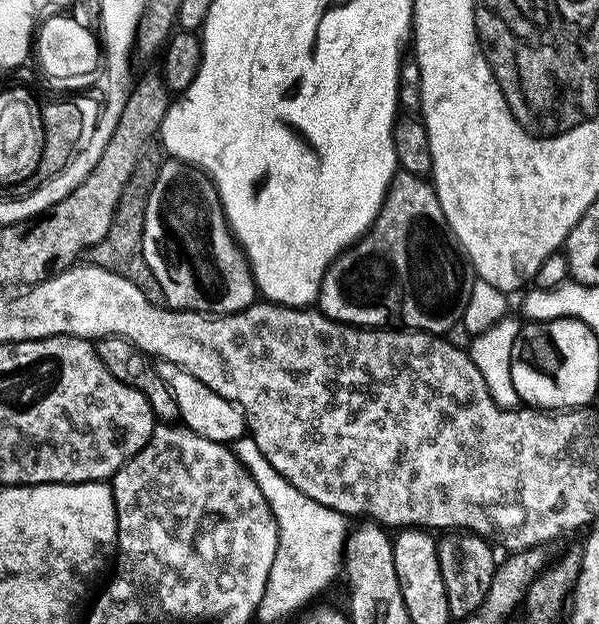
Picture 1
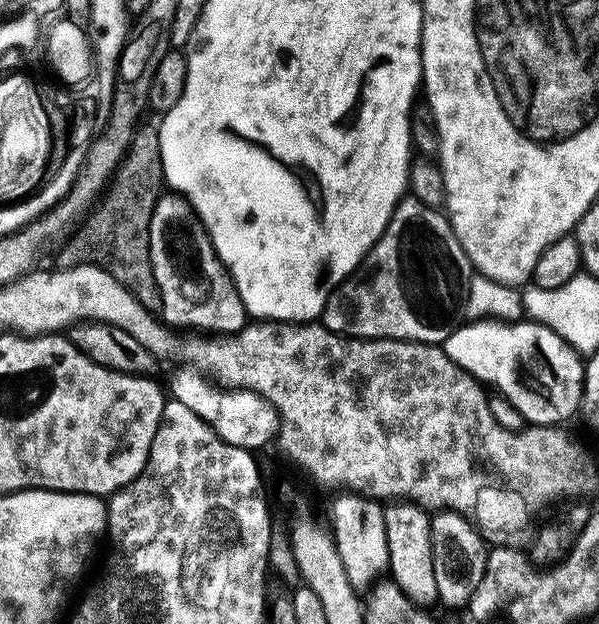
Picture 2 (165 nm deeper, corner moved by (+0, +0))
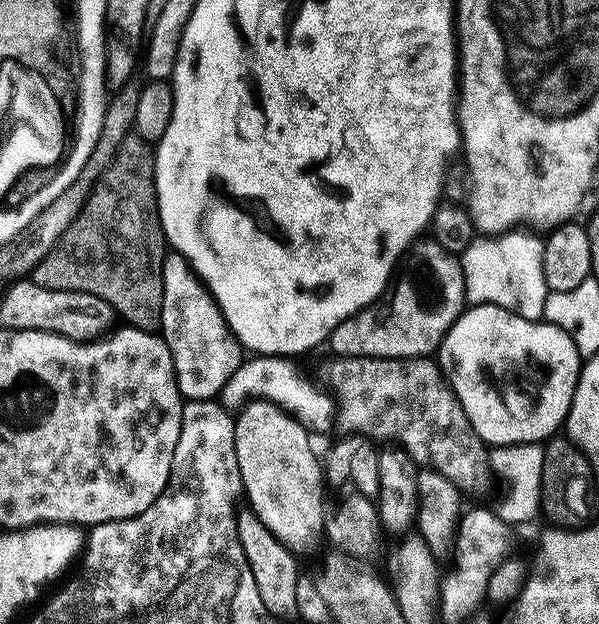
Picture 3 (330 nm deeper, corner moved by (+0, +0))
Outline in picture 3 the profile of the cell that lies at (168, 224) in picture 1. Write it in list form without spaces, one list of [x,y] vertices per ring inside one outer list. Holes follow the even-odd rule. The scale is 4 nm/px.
[[[172,250],[165,255],[162,266],[162,290],[164,293],[160,332],[172,355],[180,395],[185,401],[213,399],[224,381],[232,376],[234,370],[238,370],[238,366],[245,359],[245,349],[240,347],[236,335],[228,328],[218,302],[182,253]]]

